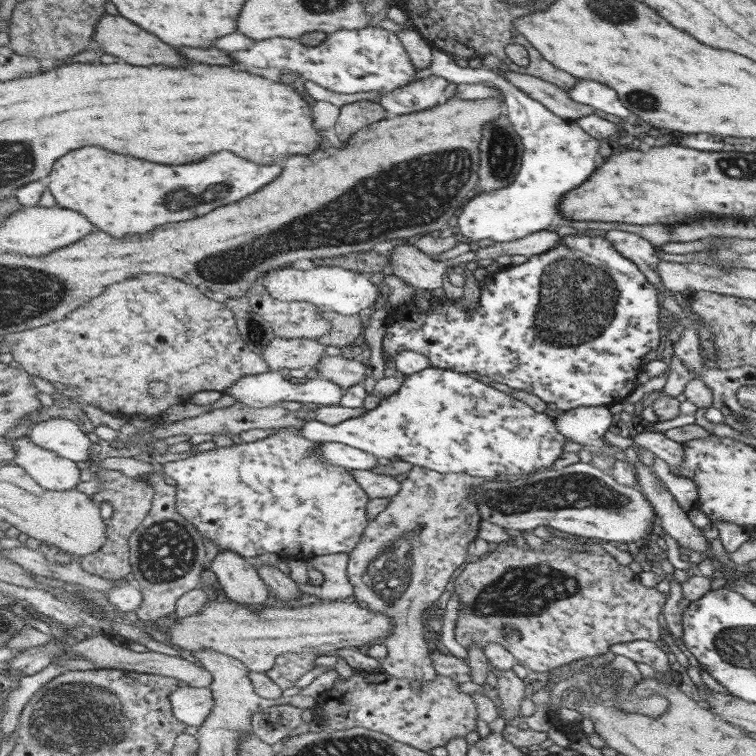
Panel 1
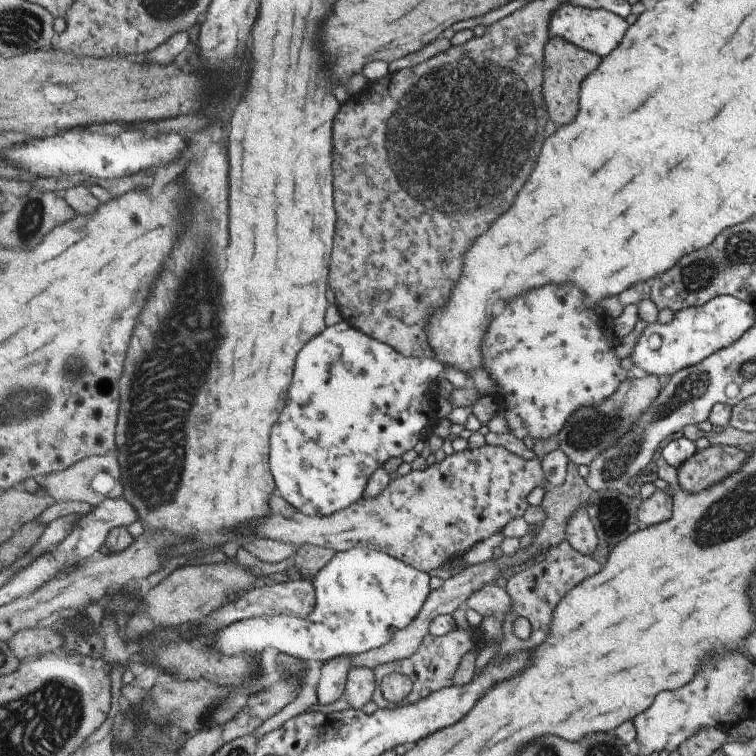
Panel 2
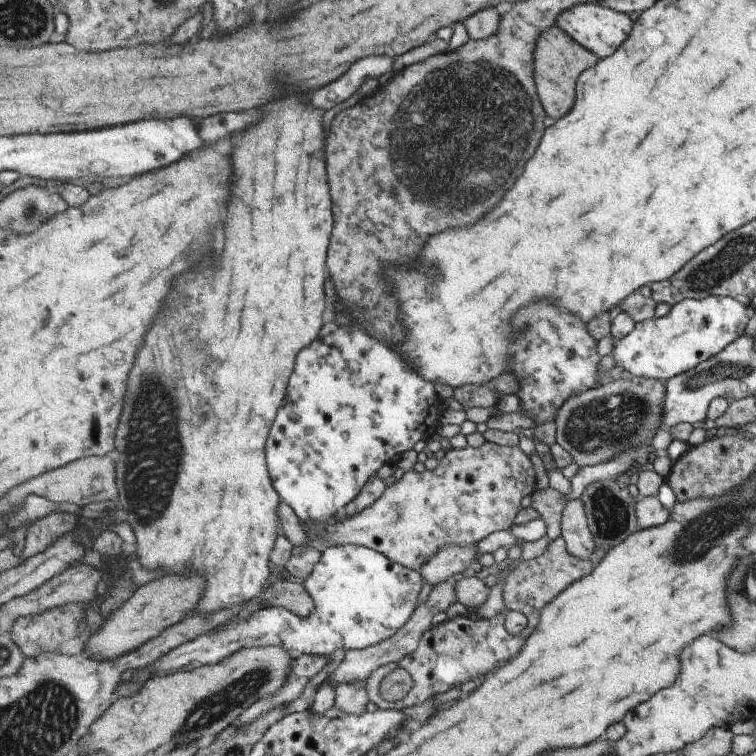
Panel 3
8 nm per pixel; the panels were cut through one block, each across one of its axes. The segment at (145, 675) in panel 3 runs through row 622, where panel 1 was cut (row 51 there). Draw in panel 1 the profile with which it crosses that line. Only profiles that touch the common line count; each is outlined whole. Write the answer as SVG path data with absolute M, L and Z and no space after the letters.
M379 26L338 30L330 33L327 39L317 46L305 46L299 39L271 38L257 41L246 50L229 52L229 55L245 71L278 67L339 94L381 91L378 100L383 95L391 96L395 90L419 80L416 76L419 68L413 66L409 53L396 32Z

